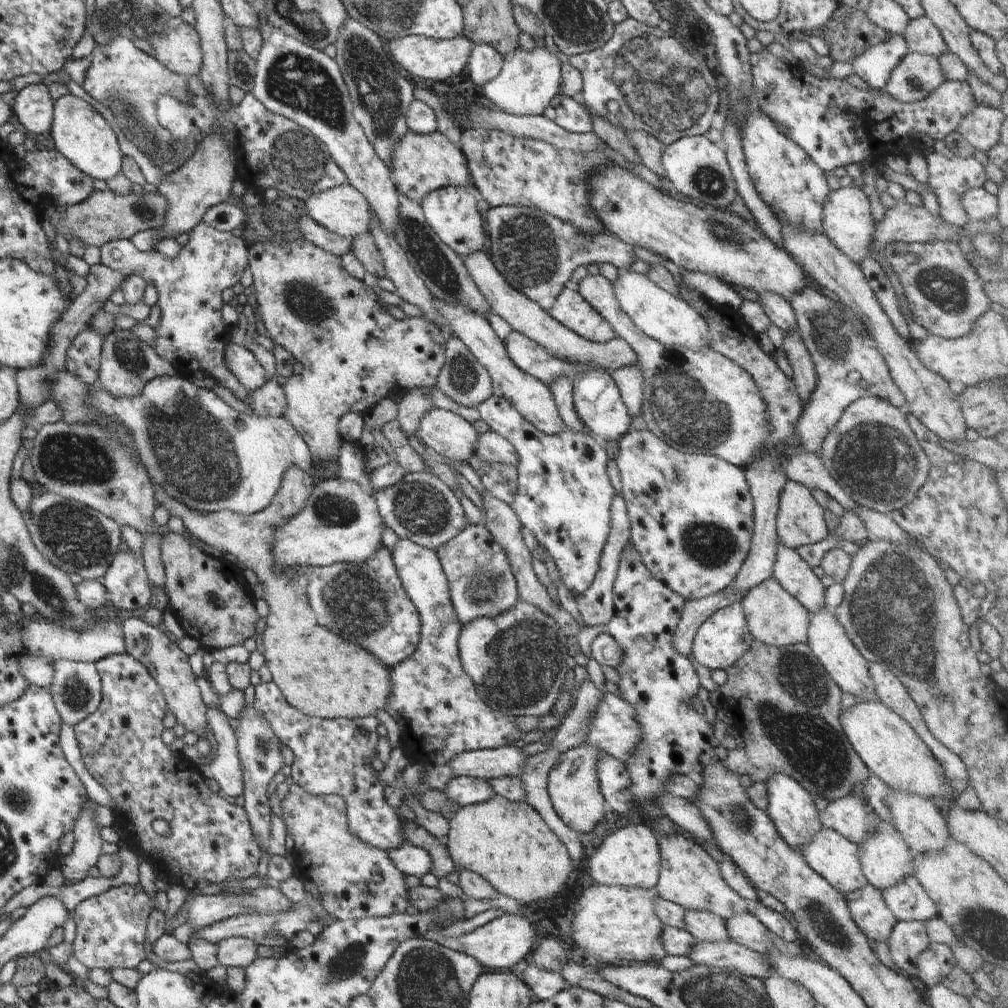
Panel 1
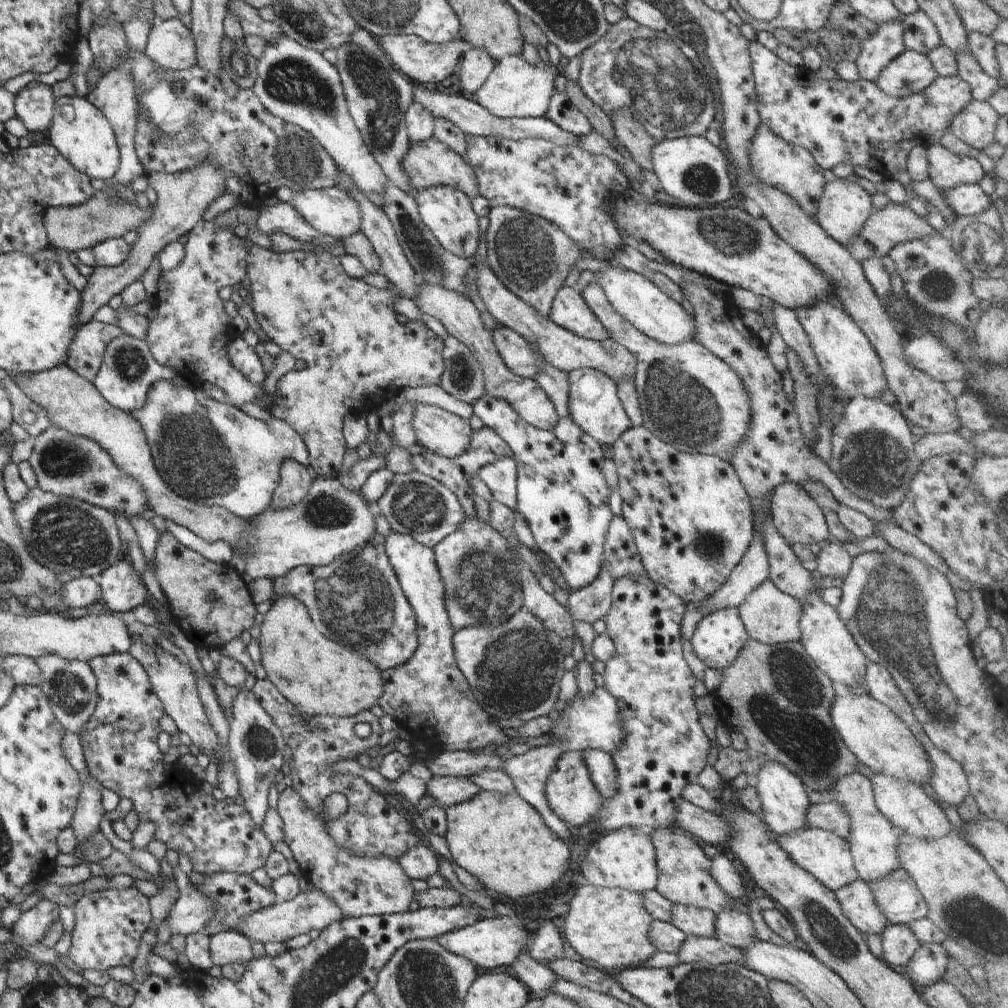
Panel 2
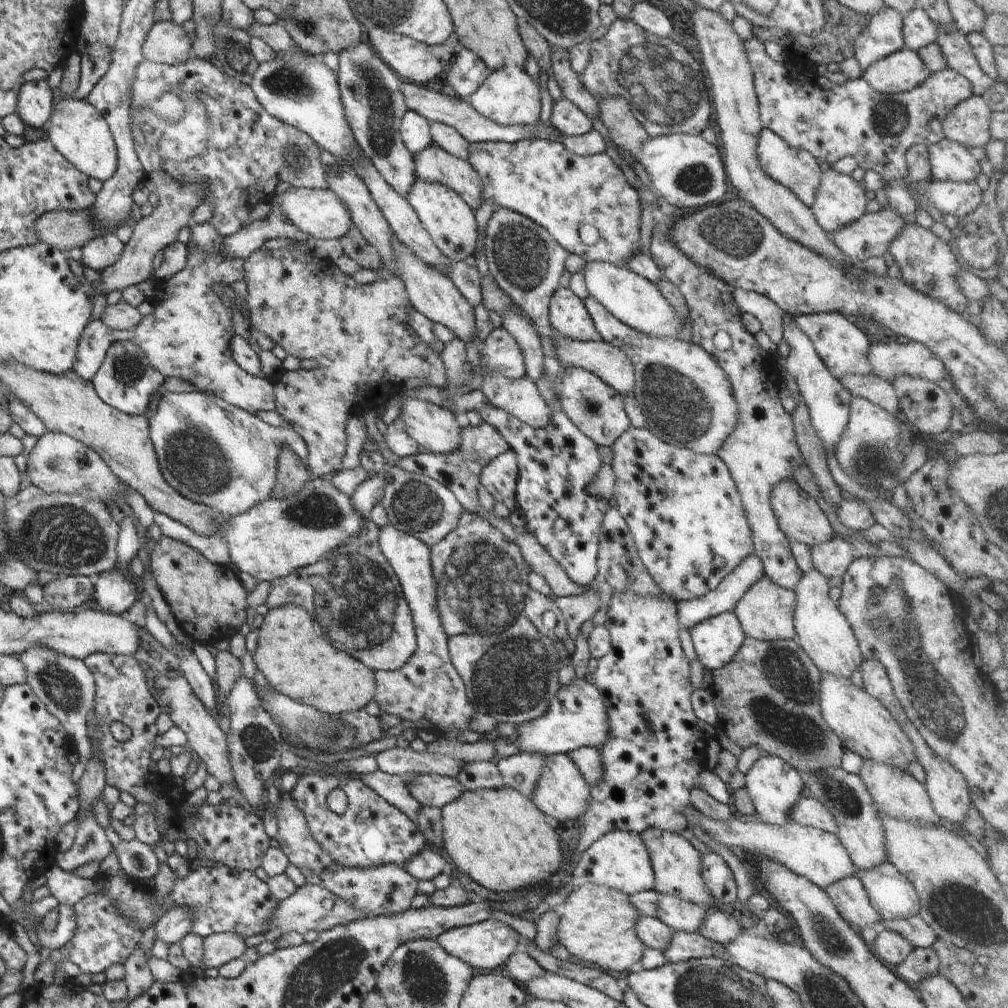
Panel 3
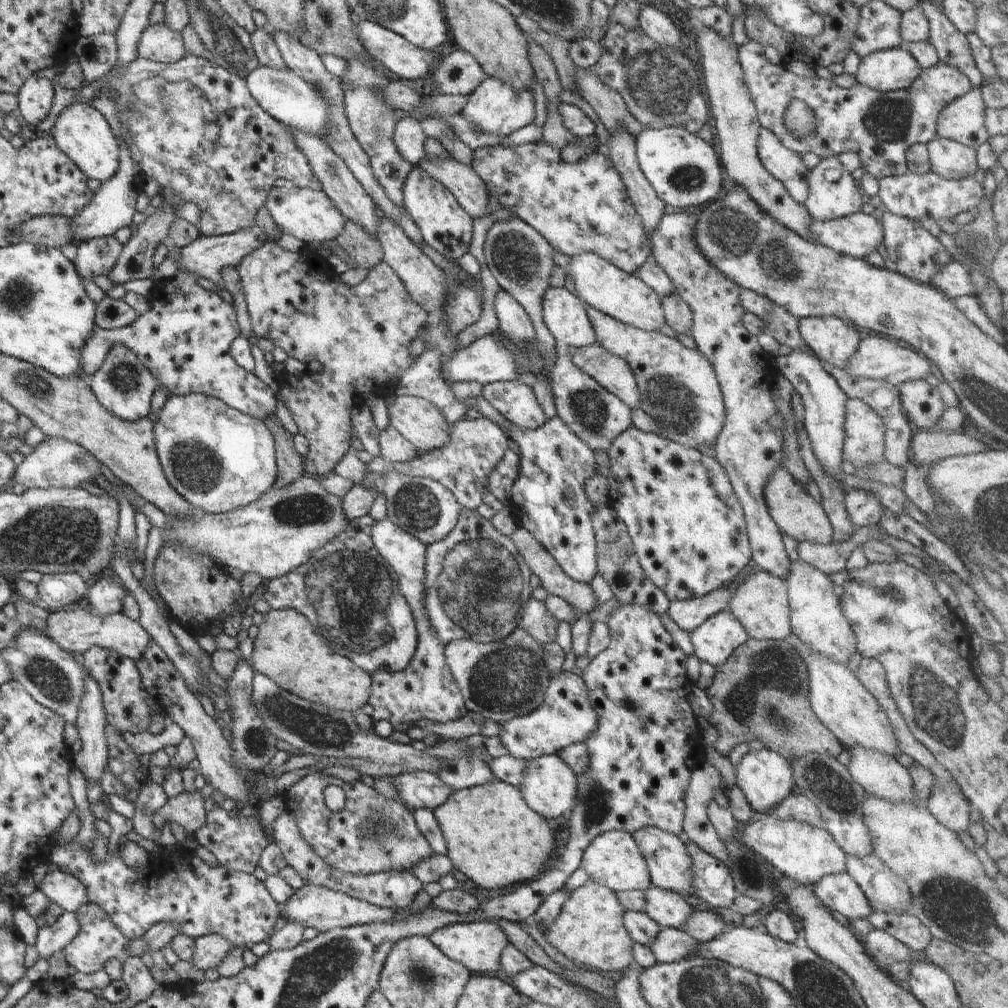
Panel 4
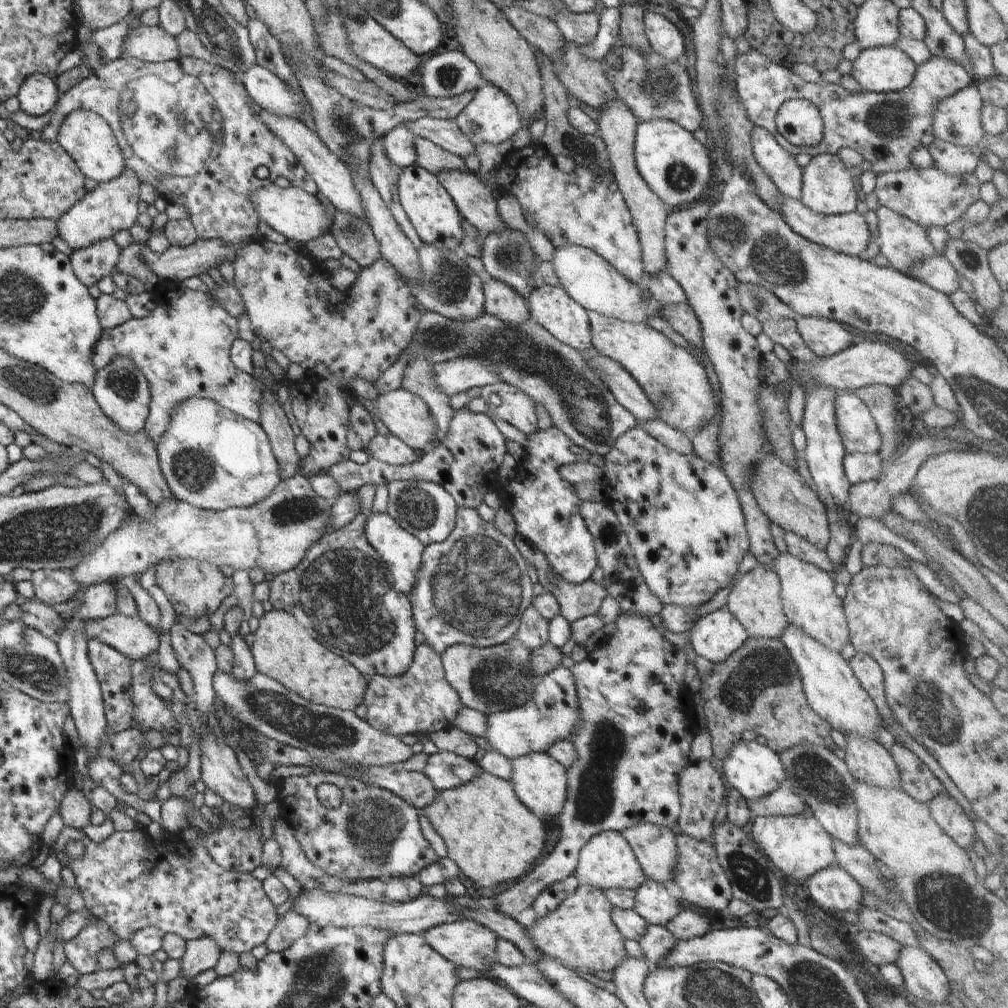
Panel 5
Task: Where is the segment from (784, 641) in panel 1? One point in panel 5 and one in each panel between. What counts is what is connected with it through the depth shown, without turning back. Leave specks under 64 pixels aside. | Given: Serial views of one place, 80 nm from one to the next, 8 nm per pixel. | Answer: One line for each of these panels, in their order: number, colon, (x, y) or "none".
2: (770, 616)
3: (766, 611)
4: (761, 604)
5: (755, 600)

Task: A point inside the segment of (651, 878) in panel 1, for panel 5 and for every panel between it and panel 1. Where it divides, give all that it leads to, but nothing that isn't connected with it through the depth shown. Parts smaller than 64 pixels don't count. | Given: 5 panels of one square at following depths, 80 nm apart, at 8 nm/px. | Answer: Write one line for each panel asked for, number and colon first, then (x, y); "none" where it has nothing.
2: (625, 858)
3: (619, 860)
4: (613, 859)
5: (607, 861)

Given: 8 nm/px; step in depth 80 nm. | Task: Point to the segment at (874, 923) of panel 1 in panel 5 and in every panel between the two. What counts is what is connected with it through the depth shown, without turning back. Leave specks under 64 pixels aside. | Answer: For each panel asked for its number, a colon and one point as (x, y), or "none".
2: (856, 899)
3: (849, 896)
4: (840, 892)
5: (834, 889)

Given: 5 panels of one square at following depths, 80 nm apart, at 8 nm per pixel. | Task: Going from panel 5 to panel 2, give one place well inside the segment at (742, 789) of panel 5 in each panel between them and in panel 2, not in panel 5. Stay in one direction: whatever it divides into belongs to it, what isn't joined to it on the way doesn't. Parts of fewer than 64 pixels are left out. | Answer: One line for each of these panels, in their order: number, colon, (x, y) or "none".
2: (784, 798)
3: (774, 786)
4: (766, 778)

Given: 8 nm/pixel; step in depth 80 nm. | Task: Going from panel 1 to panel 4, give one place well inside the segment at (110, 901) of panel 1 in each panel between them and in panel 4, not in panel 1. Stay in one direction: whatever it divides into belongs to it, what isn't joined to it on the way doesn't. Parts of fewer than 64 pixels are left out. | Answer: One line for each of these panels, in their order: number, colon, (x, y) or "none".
2: (109, 924)
3: (104, 936)
4: (99, 940)

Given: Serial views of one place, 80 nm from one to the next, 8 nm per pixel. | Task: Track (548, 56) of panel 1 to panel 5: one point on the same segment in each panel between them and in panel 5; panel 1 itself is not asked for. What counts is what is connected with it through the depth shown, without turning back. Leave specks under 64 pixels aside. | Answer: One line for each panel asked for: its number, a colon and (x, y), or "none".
2: (516, 88)
3: (509, 96)
4: (494, 107)
5: (491, 116)

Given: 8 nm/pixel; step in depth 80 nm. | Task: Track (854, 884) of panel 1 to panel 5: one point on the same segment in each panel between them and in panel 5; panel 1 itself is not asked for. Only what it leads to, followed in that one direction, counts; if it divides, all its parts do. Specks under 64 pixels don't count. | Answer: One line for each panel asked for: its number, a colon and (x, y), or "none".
2: (826, 856)
3: (816, 854)
4: (806, 853)
5: (799, 847)

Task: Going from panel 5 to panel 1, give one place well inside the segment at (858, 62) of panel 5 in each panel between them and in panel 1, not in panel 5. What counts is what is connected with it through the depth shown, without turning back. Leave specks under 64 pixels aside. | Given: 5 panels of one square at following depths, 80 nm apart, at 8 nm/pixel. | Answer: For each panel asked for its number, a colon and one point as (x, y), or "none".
1: (917, 75)
2: (910, 73)
3: (902, 71)
4: (893, 71)

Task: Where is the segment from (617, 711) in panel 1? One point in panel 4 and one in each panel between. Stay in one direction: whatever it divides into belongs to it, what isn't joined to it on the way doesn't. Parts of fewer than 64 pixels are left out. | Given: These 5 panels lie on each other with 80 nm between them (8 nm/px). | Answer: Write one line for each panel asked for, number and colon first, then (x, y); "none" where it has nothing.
2: (592, 722)
3: (577, 717)
4: (566, 716)

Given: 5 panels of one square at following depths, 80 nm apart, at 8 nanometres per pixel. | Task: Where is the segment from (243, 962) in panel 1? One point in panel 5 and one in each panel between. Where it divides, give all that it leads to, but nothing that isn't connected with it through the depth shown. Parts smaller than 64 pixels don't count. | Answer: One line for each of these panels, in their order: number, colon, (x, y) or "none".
2: (229, 947)
3: (219, 949)
4: (210, 950)
5: (201, 954)

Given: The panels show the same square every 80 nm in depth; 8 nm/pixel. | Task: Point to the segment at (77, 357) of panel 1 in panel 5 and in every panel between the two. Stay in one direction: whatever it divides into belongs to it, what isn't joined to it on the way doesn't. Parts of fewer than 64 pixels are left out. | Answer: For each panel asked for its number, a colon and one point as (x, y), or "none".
2: (84, 356)
3: (187, 336)
4: (184, 340)
5: (182, 347)

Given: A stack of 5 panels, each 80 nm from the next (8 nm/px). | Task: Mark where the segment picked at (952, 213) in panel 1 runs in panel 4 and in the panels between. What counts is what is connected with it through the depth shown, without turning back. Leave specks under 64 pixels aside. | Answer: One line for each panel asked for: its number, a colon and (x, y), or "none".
2: (947, 170)
3: (950, 161)
4: (949, 159)

